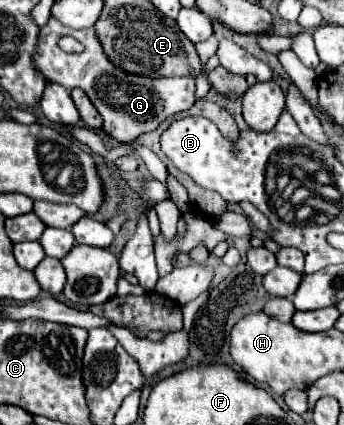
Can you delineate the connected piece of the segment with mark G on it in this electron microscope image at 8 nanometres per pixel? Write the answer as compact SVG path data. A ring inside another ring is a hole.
M55 18L49 20L45 28L41 28L37 48L33 52L33 66L45 76L47 82L55 82L65 86L67 90L81 88L103 116L103 130L115 138L117 142L129 142L145 132L153 132L157 124L161 124L167 116L189 110L195 102L195 80L193 78L145 78L121 72L115 68L95 36L95 30L71 30L59 24ZM61 36L73 36L79 40L85 50L81 54L67 54L59 48ZM103 88L103 96L101 96Z

